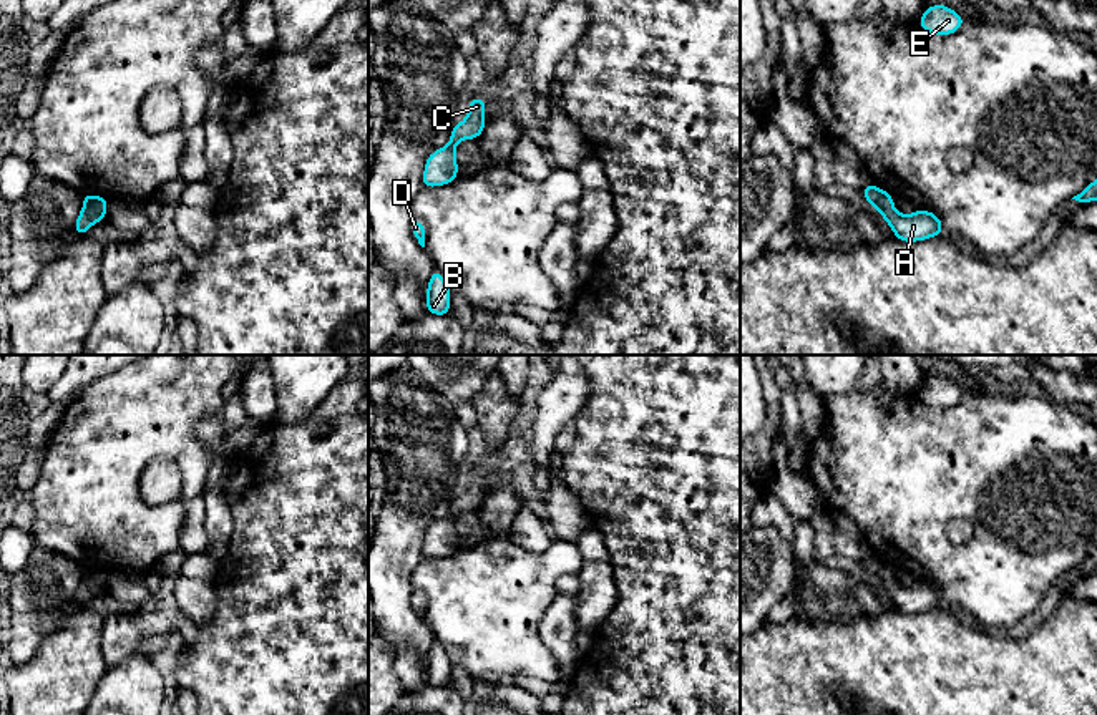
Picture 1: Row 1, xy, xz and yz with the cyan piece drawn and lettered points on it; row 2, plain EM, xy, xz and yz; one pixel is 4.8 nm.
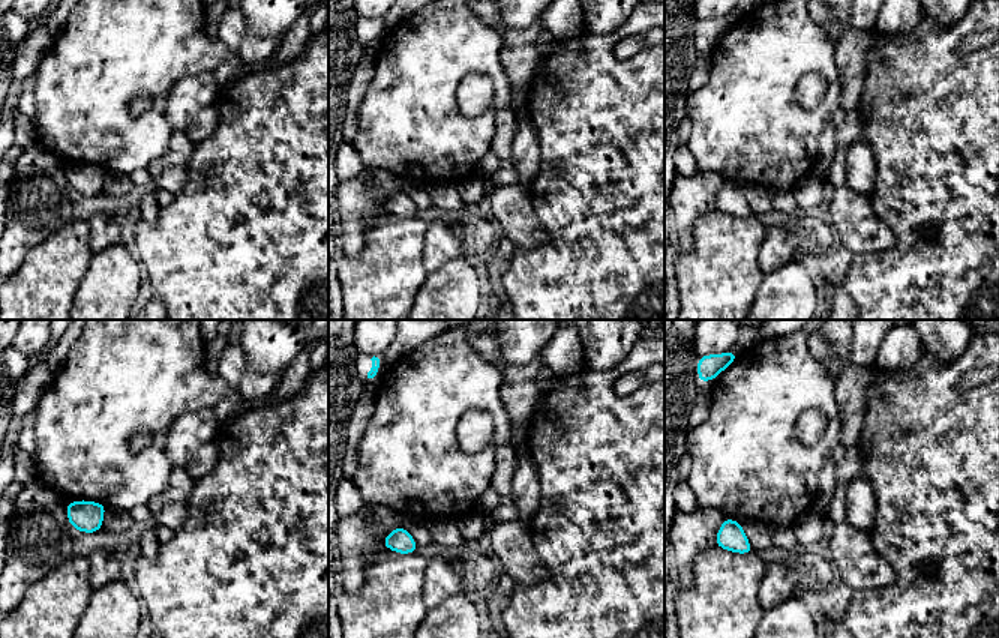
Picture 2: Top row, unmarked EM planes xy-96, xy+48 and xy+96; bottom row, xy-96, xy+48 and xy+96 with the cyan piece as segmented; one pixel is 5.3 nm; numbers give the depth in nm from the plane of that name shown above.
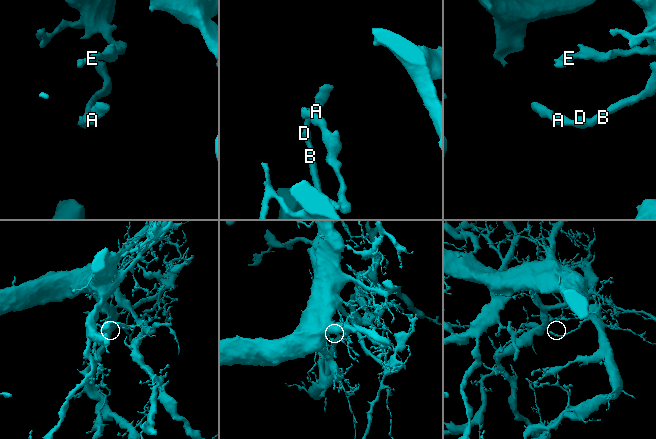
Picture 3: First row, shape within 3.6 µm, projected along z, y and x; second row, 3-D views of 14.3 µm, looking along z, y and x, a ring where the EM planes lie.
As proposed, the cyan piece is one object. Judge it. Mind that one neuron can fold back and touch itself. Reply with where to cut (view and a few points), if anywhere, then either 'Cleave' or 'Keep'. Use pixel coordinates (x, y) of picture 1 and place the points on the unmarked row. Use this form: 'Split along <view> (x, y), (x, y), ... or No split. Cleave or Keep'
No split. Keep

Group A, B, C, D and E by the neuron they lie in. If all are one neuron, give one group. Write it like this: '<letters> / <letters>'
A B C D E

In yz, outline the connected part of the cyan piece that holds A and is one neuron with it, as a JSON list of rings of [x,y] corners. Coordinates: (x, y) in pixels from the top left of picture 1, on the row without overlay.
[[[873,554],[860,561],[868,576],[875,579],[901,614],[919,614],[943,606],[941,591],[929,582],[916,581],[913,586],[900,586],[888,562]]]

